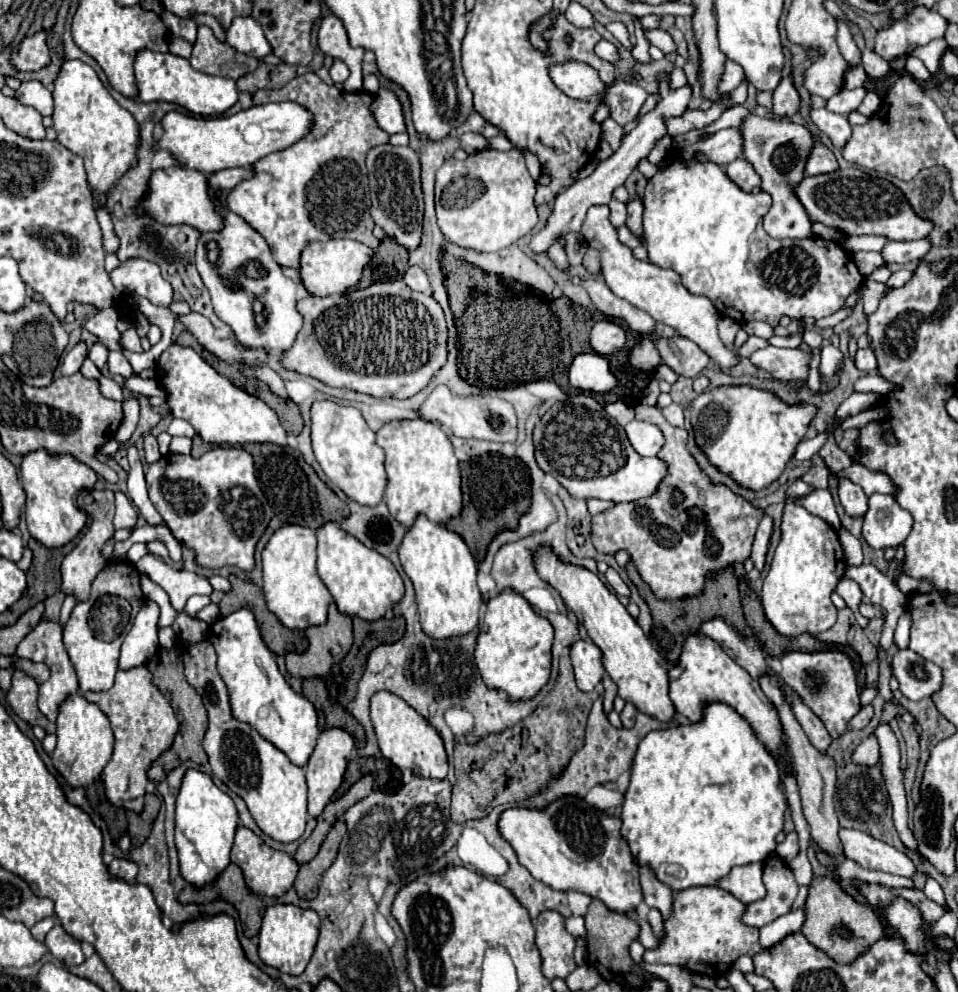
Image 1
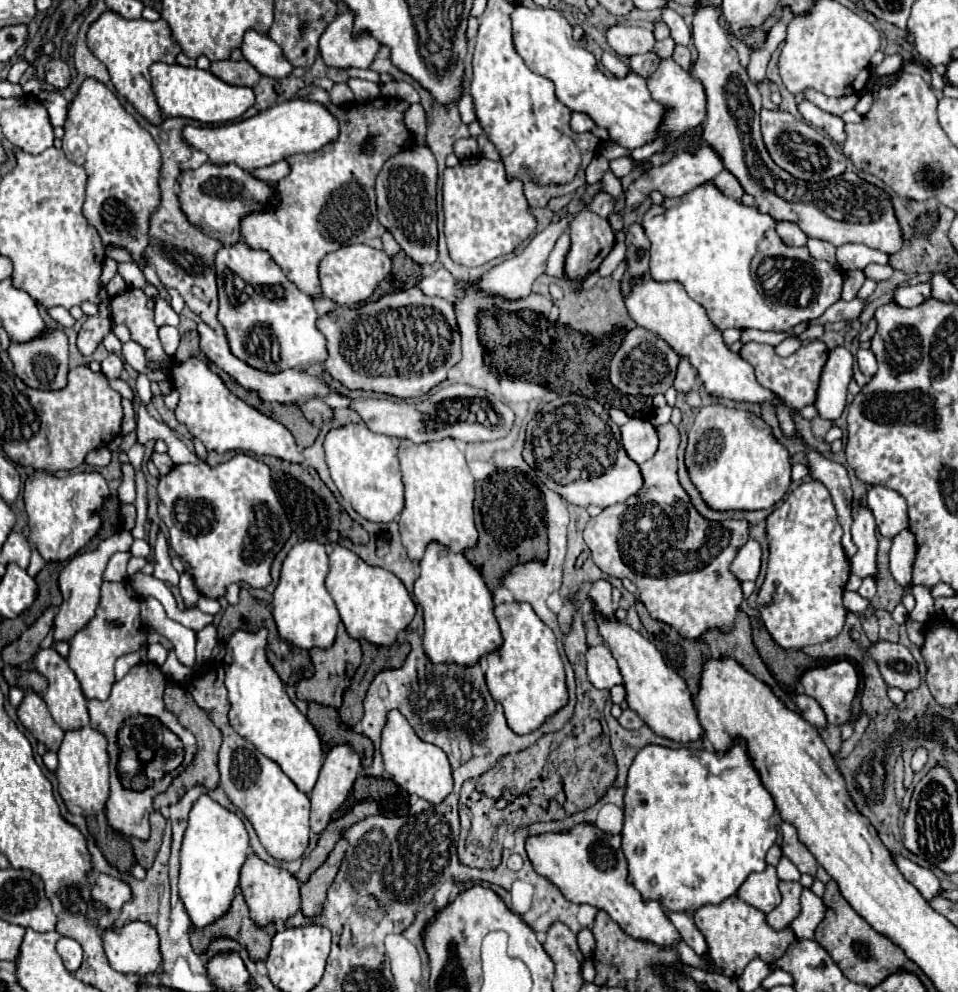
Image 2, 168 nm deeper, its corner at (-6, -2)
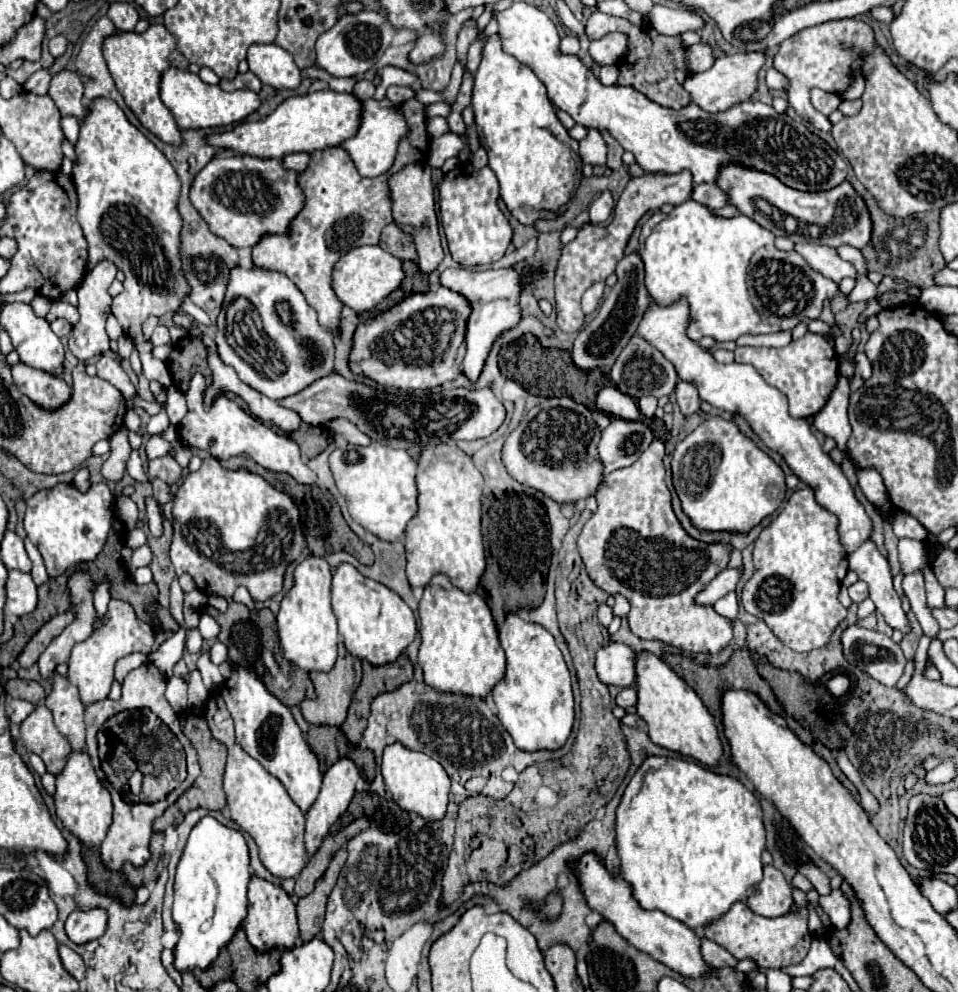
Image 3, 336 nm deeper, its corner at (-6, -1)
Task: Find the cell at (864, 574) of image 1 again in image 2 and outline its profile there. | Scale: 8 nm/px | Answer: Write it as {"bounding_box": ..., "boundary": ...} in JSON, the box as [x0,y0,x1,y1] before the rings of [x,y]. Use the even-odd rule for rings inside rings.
{"bounding_box":[858,577,876,599],"boundary":[[[864,577],[858,593],[860,593],[862,597],[866,597],[866,599],[872,599],[872,597],[876,595],[876,581],[874,581],[872,577]]]}

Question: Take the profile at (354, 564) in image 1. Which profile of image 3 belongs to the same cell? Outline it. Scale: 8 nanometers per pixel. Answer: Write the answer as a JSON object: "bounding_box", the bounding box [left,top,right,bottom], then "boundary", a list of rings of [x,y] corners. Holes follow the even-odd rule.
{"bounding_box":[332,564,416,666],"boundary":[[[340,564],[332,578],[332,610],[338,620],[338,634],[346,650],[372,666],[384,666],[398,660],[398,656],[412,644],[416,636],[416,620],[412,610],[386,586],[362,576],[352,564]]]}

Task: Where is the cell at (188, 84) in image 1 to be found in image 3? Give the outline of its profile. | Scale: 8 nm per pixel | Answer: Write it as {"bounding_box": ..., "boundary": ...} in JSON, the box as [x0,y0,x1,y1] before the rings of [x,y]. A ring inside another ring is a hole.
{"bounding_box":[160,68,260,130],"boundary":[[[170,68],[164,72],[162,84],[160,84],[160,96],[162,96],[162,102],[168,106],[168,110],[174,114],[180,130],[230,126],[244,120],[248,114],[256,112],[260,106],[260,98],[252,90],[224,92],[220,90],[220,86],[210,86],[202,82],[198,74],[192,74],[190,70],[178,70],[178,68]]]}

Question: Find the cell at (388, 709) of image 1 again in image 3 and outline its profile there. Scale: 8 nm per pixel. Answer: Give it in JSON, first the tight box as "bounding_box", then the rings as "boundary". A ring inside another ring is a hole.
{"bounding_box":[382,744,450,822],"boundary":[[[402,744],[388,746],[382,758],[382,776],[386,790],[390,792],[392,800],[406,812],[416,812],[426,822],[438,822],[446,816],[448,806],[448,792],[450,792],[450,778],[442,770],[440,762],[422,754],[410,752]]]}

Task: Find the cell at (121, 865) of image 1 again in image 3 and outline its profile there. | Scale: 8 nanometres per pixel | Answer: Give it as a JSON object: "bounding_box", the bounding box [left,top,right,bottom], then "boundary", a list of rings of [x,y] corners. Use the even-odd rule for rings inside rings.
{"bounding_box":[64,908,108,944],"boundary":[[[92,908],[88,912],[74,910],[68,916],[68,920],[64,924],[64,930],[66,930],[66,936],[74,944],[86,944],[92,938],[100,938],[104,934],[106,922],[108,922],[108,916],[100,908]]]}

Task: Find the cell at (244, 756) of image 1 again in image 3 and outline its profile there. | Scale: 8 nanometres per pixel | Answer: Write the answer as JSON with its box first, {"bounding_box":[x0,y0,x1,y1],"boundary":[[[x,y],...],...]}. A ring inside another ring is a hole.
{"bounding_box":[206,694,306,878],"boundary":[[[212,694],[206,702],[206,722],[212,736],[228,748],[226,760],[226,774],[224,774],[224,792],[228,800],[230,818],[248,832],[260,854],[260,862],[264,868],[276,878],[296,878],[302,868],[306,866],[306,852],[304,852],[304,814],[294,806],[292,798],[286,794],[286,788],[268,774],[254,758],[250,758],[234,740],[234,722],[226,704],[222,702],[220,694]]]}

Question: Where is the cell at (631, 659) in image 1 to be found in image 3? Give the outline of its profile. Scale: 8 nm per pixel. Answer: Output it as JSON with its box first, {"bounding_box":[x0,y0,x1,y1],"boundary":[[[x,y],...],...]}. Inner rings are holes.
{"bounding_box":[636,652,724,768],"boundary":[[[650,652],[638,656],[636,690],[638,690],[636,710],[638,716],[646,720],[648,736],[654,744],[678,752],[682,756],[694,758],[696,762],[708,768],[716,768],[720,764],[724,748],[714,718],[706,710],[698,694],[694,694],[694,690],[690,690],[690,686],[686,686],[686,682],[682,682],[682,678],[678,678],[664,660]]]}

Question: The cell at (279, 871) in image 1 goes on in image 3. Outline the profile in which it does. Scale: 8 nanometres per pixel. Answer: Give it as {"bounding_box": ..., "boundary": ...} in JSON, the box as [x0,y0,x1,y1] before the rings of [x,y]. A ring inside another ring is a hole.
{"bounding_box":[244,876,298,954],"boundary":[[[252,876],[248,886],[248,900],[250,904],[248,904],[248,916],[244,922],[244,932],[248,942],[254,946],[254,950],[264,954],[270,948],[278,948],[278,950],[294,948],[298,938],[298,920],[296,920],[296,906],[290,900],[290,896],[280,886]]]}

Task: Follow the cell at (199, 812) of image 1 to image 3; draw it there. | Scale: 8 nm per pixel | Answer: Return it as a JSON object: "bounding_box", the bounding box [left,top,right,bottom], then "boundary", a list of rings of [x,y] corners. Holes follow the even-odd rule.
{"bounding_box":[172,816,250,972],"boundary":[[[210,816],[202,818],[192,828],[176,868],[172,920],[180,934],[174,948],[174,968],[178,972],[192,972],[194,968],[208,970],[220,950],[230,944],[246,918],[246,888],[250,878],[248,846],[242,834]]]}

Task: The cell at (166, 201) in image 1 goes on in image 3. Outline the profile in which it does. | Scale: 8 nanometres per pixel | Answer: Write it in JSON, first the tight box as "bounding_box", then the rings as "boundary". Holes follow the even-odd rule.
{"bounding_box":[190,154,304,248],"boundary":[[[242,154],[214,156],[194,178],[190,200],[210,230],[234,248],[256,246],[266,234],[286,234],[290,222],[304,208],[298,172],[286,170],[282,160]]]}

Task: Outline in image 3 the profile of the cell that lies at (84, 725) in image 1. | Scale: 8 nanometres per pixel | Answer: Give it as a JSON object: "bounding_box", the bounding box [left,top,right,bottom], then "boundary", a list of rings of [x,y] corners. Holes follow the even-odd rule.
{"bounding_box":[54,752,112,848],"boundary":[[[72,752],[62,774],[56,776],[54,804],[56,804],[56,816],[62,820],[64,828],[80,840],[82,846],[98,848],[102,844],[112,824],[112,800],[108,790],[100,784],[90,764],[90,756],[86,752]]]}

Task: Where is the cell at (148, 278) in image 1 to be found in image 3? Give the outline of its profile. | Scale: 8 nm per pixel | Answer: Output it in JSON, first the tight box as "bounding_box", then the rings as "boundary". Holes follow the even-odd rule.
{"bounding_box":[152,326,172,346],"boundary":[[[156,326],[154,334],[152,334],[152,346],[162,346],[162,344],[172,344],[168,328],[166,326]]]}

